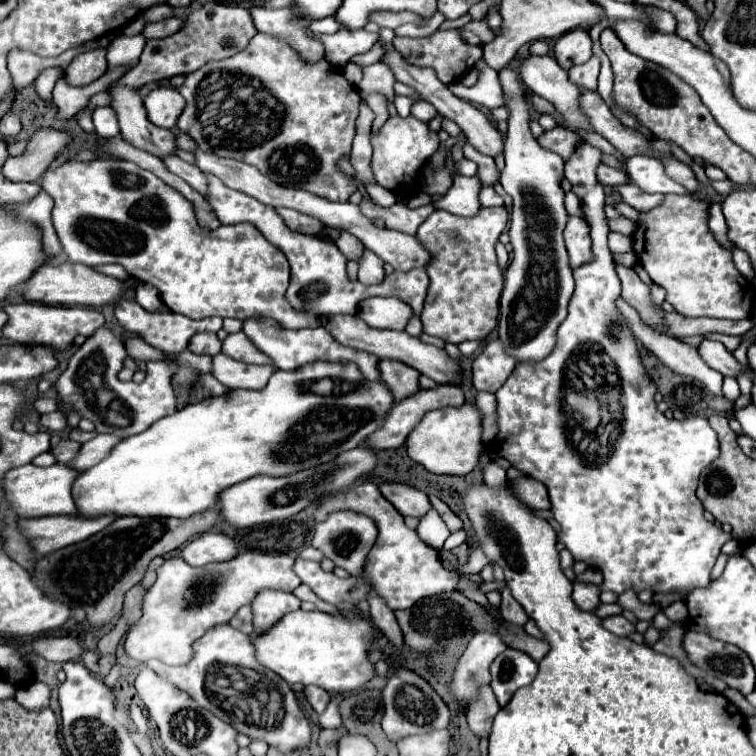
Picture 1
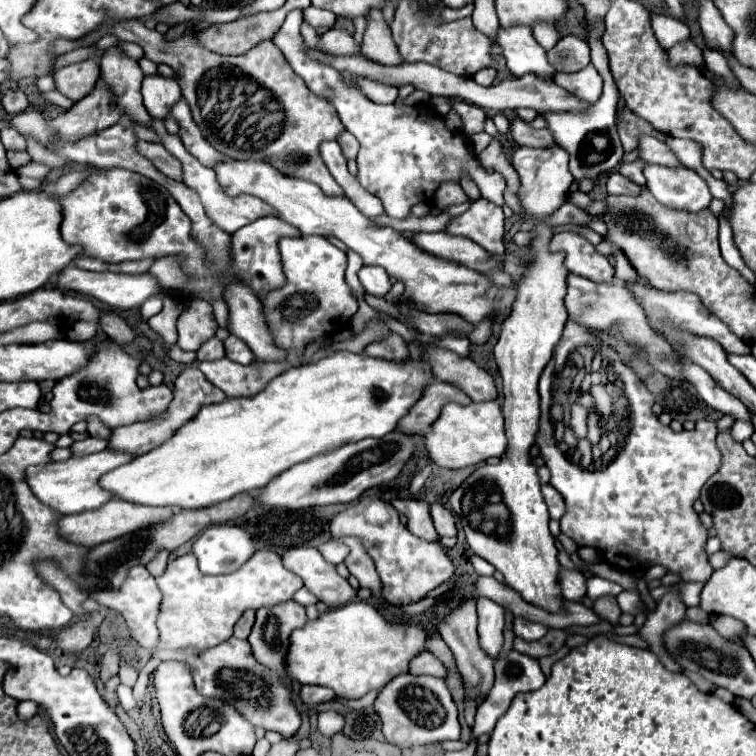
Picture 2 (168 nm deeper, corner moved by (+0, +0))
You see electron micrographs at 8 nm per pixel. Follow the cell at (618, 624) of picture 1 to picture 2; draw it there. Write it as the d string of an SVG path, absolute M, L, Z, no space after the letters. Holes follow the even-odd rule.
M601 596L601 598L597 598L595 604L593 604L593 610L595 610L601 618L605 618L607 622L611 622L611 624L617 624L617 622L619 622L621 610L619 610L619 606L617 606L617 598L615 598L615 596Z

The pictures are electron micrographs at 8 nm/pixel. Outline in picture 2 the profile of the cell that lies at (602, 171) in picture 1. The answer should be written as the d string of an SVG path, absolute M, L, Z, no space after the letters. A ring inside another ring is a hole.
M639 158L639 160L631 162L631 164L621 164L617 170L619 170L623 176L627 176L629 180L633 180L635 184L645 186L645 176L643 176L643 168L645 168L645 166L647 166L647 164Z

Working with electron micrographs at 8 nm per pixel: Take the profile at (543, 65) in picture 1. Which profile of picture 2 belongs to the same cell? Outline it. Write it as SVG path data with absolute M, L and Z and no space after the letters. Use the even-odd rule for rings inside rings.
M511 26L509 30L497 30L497 44L503 50L507 68L513 76L523 76L527 72L539 74L543 78L553 76L553 66L547 62L545 50L537 44L531 34L531 26Z

